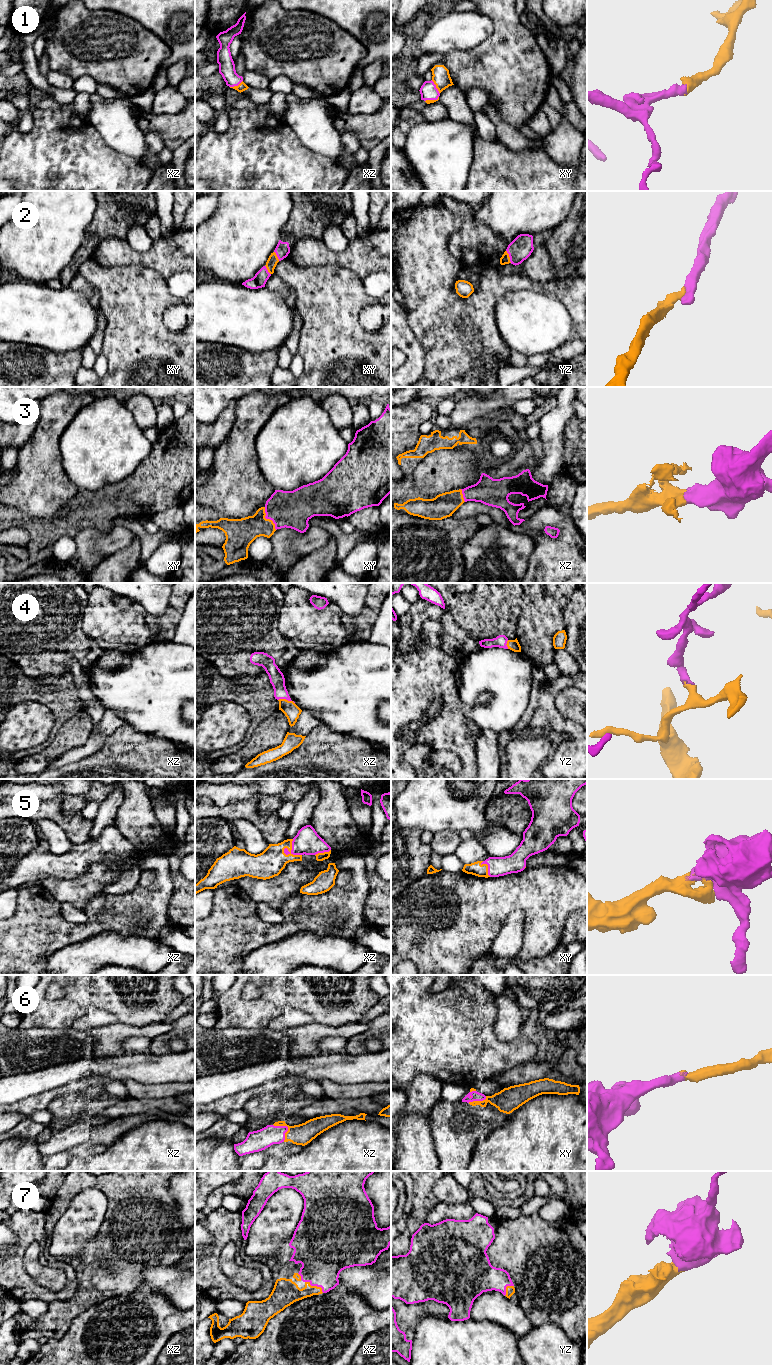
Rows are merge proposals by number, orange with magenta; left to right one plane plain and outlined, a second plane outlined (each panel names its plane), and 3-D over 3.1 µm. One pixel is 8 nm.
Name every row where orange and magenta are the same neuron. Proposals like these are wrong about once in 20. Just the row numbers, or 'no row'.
1, 2, 3, 4, 5, 6, 7

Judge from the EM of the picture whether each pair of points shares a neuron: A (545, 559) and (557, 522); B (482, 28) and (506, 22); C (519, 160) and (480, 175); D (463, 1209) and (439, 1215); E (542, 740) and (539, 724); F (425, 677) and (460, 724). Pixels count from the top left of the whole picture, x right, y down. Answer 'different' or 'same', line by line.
A: same
B: different
C: same
D: same
E: different
F: same

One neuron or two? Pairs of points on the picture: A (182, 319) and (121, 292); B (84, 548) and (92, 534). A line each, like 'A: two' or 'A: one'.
A: two
B: one

